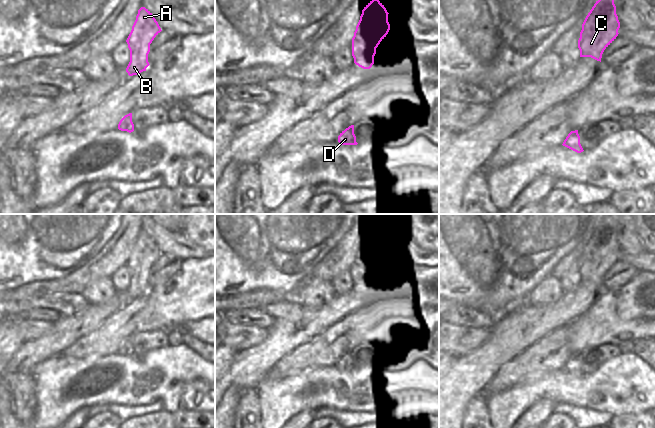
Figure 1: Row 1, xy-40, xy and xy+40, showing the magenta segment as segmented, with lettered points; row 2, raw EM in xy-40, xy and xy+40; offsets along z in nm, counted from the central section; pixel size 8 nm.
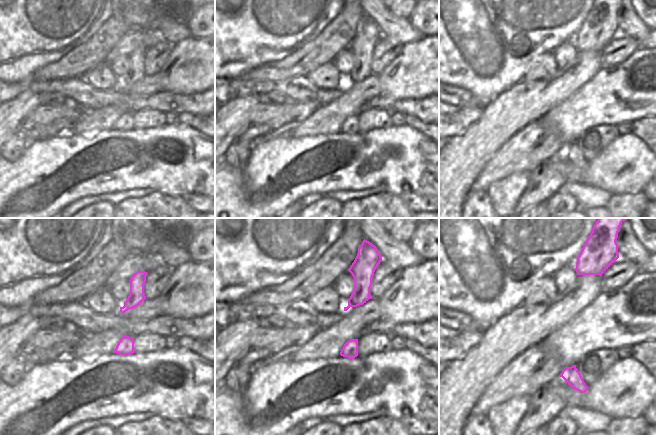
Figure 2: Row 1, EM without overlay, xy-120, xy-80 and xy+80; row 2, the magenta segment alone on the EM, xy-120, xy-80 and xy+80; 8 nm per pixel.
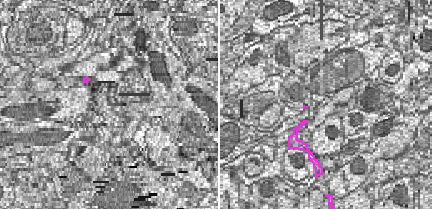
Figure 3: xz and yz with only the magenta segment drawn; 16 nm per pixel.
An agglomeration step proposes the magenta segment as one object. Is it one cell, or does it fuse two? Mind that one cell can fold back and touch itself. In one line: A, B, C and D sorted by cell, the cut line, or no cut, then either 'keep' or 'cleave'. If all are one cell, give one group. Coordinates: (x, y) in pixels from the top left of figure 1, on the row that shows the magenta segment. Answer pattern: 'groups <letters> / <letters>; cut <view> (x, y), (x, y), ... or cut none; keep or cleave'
groups A B C D; cut none; keep

